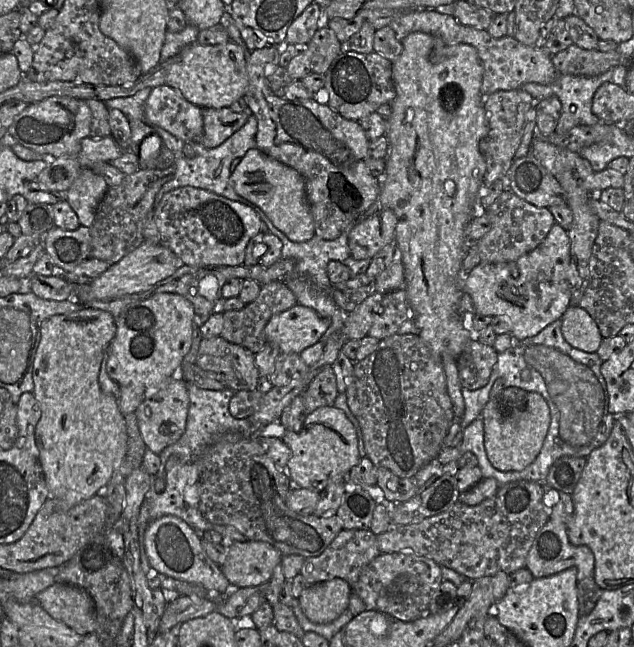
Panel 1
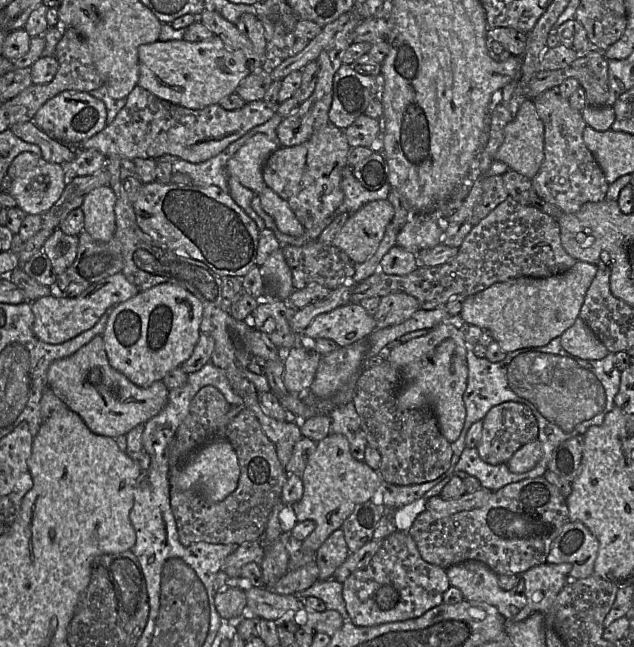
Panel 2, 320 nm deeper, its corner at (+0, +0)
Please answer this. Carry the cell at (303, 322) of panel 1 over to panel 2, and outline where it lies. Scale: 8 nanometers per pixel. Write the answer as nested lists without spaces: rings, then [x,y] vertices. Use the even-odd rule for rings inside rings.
[[[347,303],[316,316],[302,335],[306,340],[331,339],[342,347],[368,337],[376,328],[373,315],[359,303]]]

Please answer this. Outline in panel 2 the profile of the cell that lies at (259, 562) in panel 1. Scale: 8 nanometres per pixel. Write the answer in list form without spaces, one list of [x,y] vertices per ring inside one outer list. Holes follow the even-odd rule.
[[[330,433],[317,443],[316,450],[310,455],[302,481],[303,496],[300,501],[292,504],[291,508],[297,522],[314,521],[315,529],[306,542],[302,541],[302,546],[309,544],[312,551],[316,552],[335,530],[341,528],[358,504],[372,499],[383,480],[379,472],[352,456],[349,442],[344,435]]]

